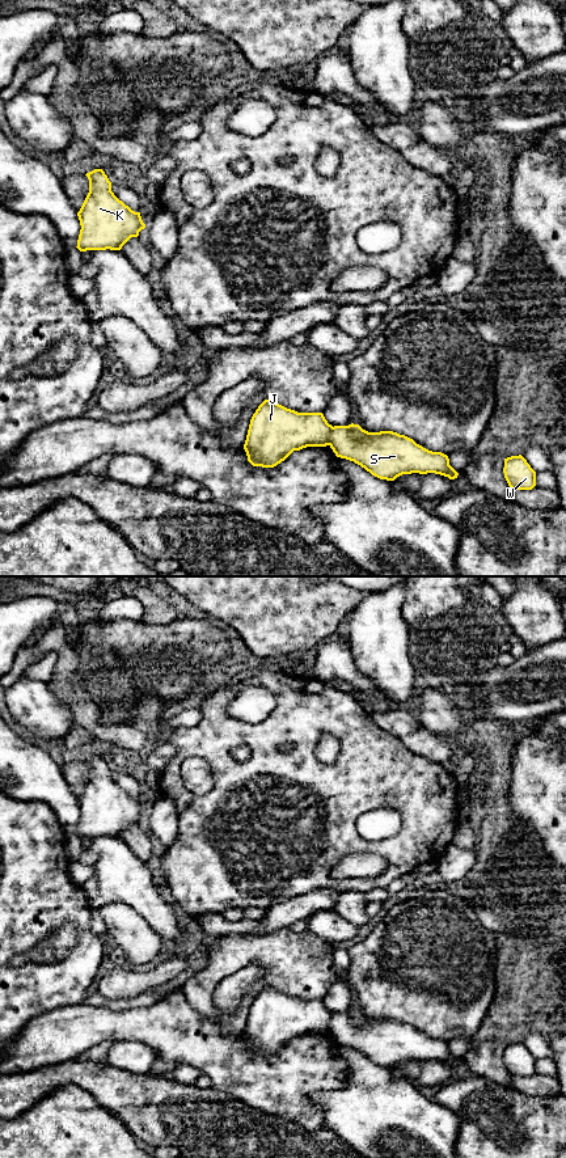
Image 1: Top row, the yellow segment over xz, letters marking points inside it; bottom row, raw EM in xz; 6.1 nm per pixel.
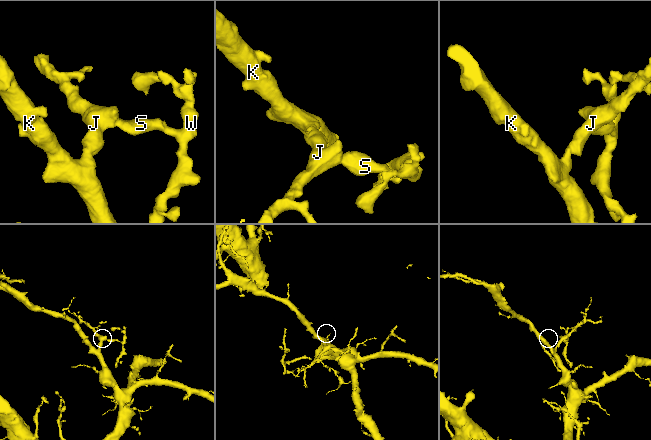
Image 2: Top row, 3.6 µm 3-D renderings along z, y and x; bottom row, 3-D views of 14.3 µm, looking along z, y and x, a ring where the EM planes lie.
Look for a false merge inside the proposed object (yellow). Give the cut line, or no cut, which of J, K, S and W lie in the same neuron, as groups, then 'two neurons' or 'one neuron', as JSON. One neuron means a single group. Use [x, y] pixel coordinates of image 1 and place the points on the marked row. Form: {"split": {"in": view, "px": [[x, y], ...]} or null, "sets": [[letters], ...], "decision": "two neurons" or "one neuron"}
{"split": {"in": "xz", "px": [[333, 427], [328, 444]]}, "sets": [["J", "K"], ["S", "W"]], "decision": "two neurons"}

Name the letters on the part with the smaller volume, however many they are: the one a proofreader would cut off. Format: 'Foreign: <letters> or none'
Foreign: S, W

